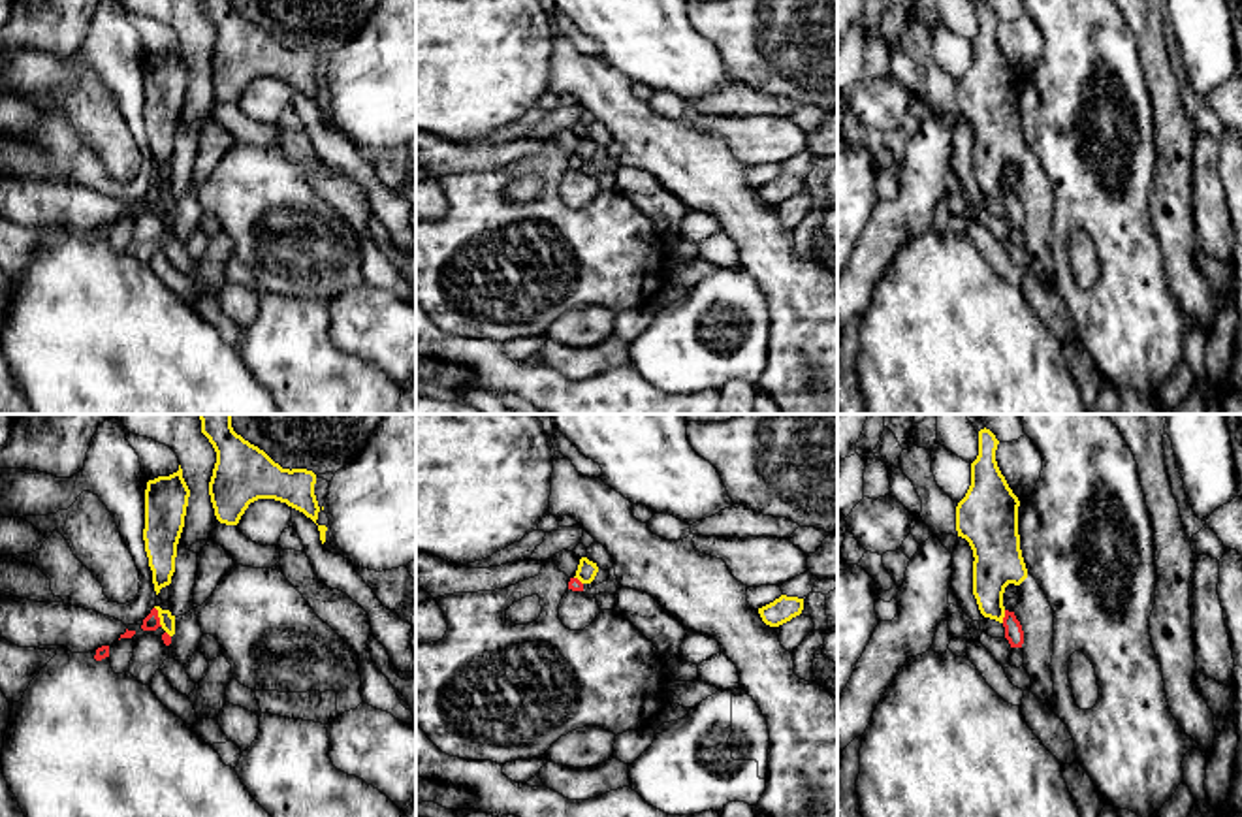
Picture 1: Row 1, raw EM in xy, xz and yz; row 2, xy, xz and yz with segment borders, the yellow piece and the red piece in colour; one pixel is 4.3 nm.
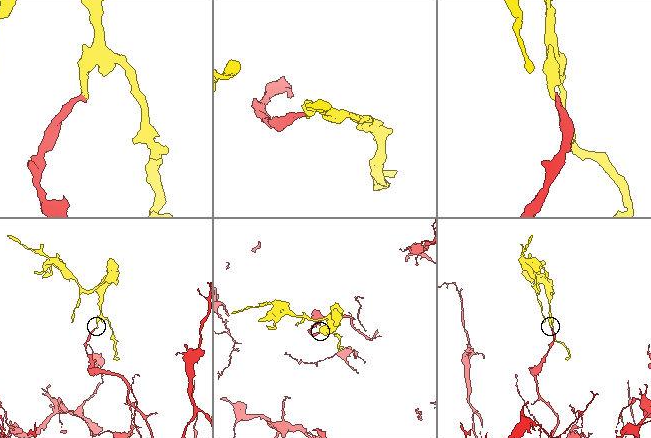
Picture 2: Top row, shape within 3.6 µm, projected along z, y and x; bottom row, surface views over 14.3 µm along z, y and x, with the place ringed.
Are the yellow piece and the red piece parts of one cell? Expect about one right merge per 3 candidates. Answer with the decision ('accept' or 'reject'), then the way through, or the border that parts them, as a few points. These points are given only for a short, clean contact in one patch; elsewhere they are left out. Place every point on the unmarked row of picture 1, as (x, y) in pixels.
reject; border along xy (155, 185), (162, 204)

